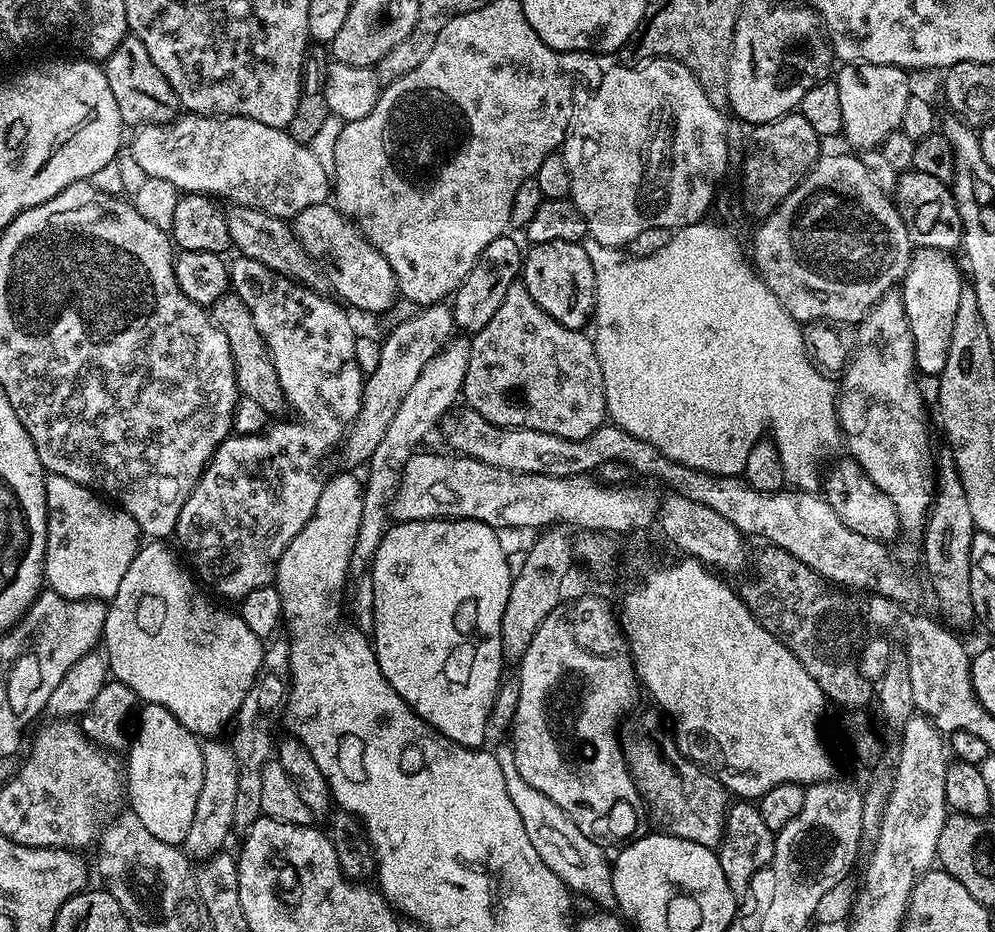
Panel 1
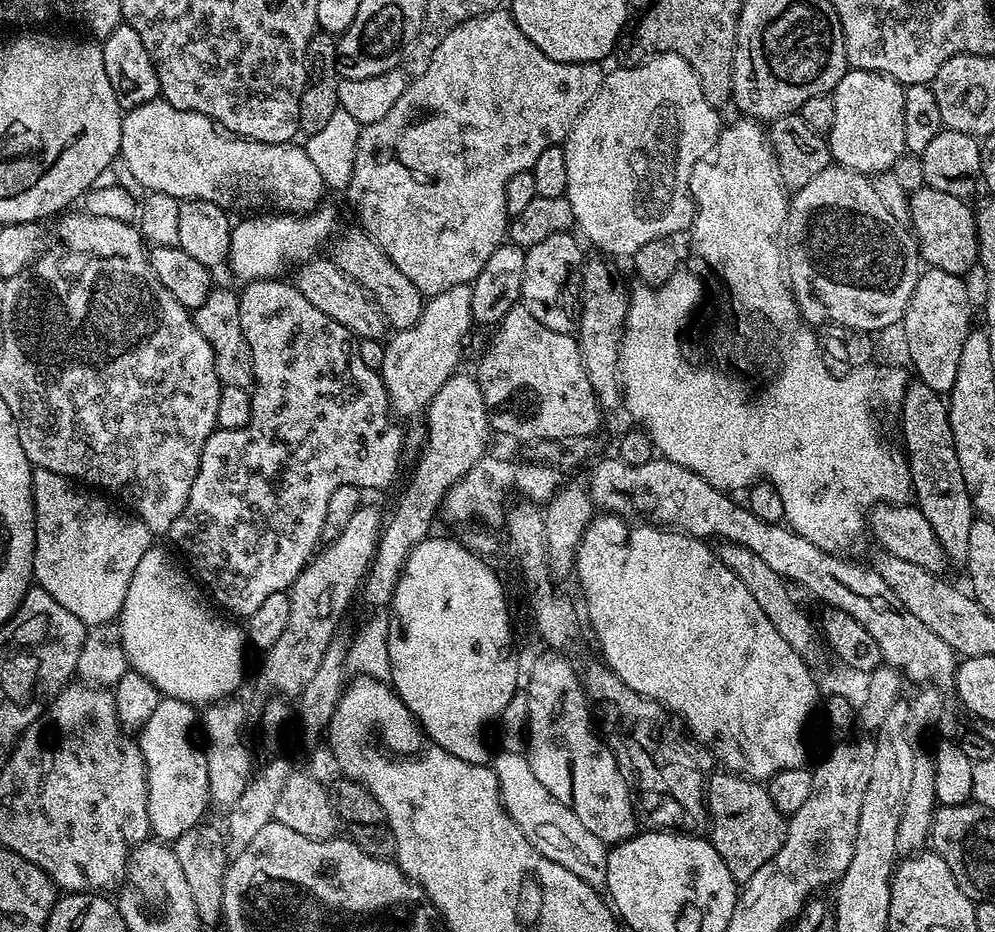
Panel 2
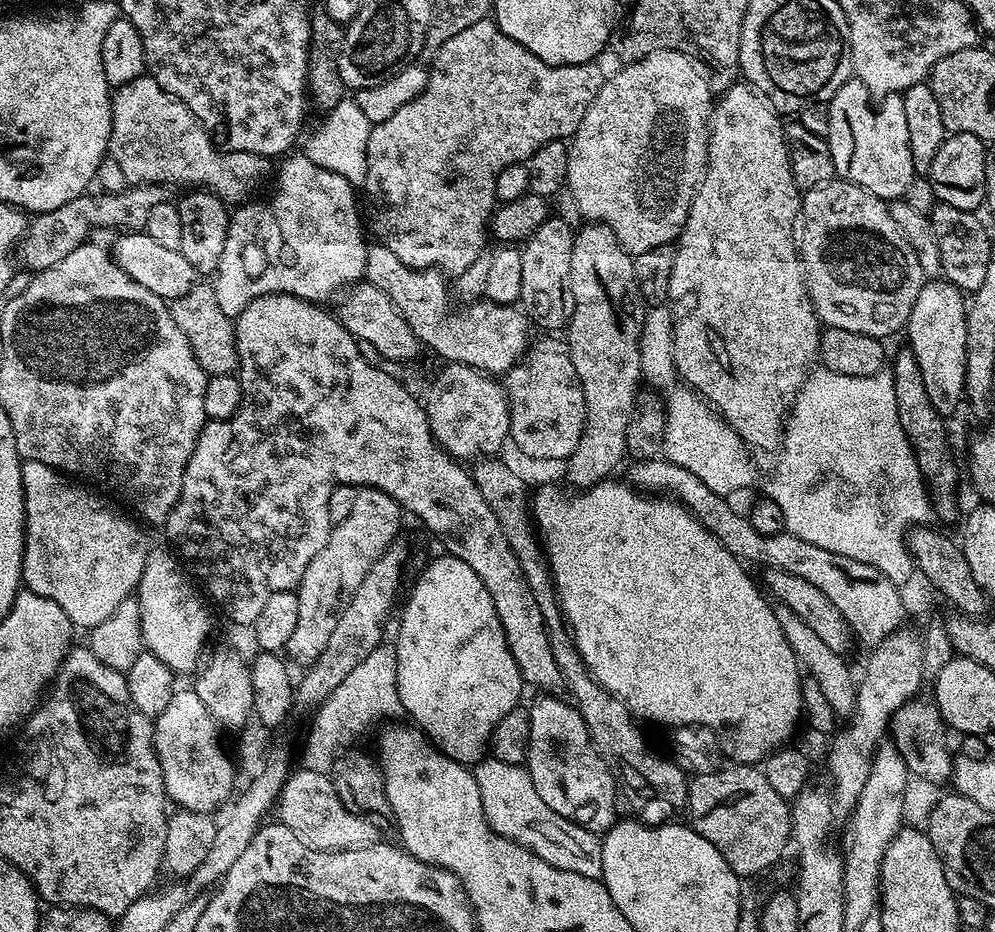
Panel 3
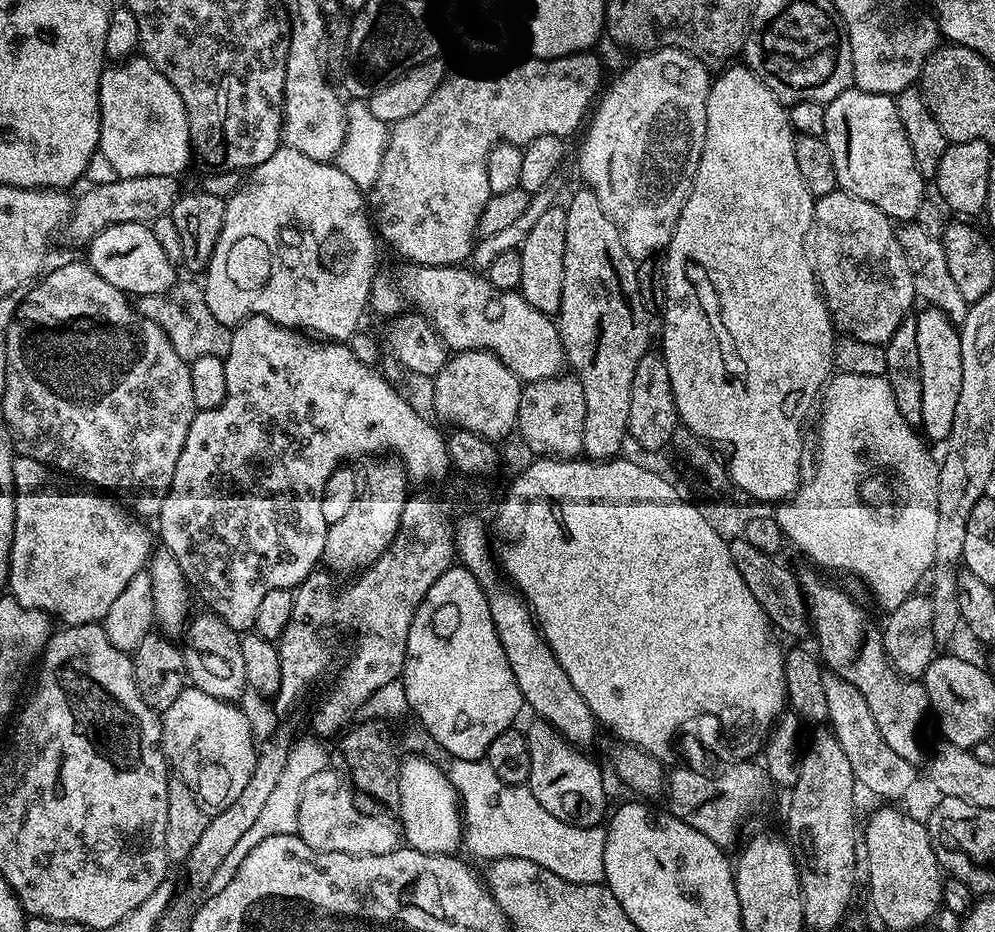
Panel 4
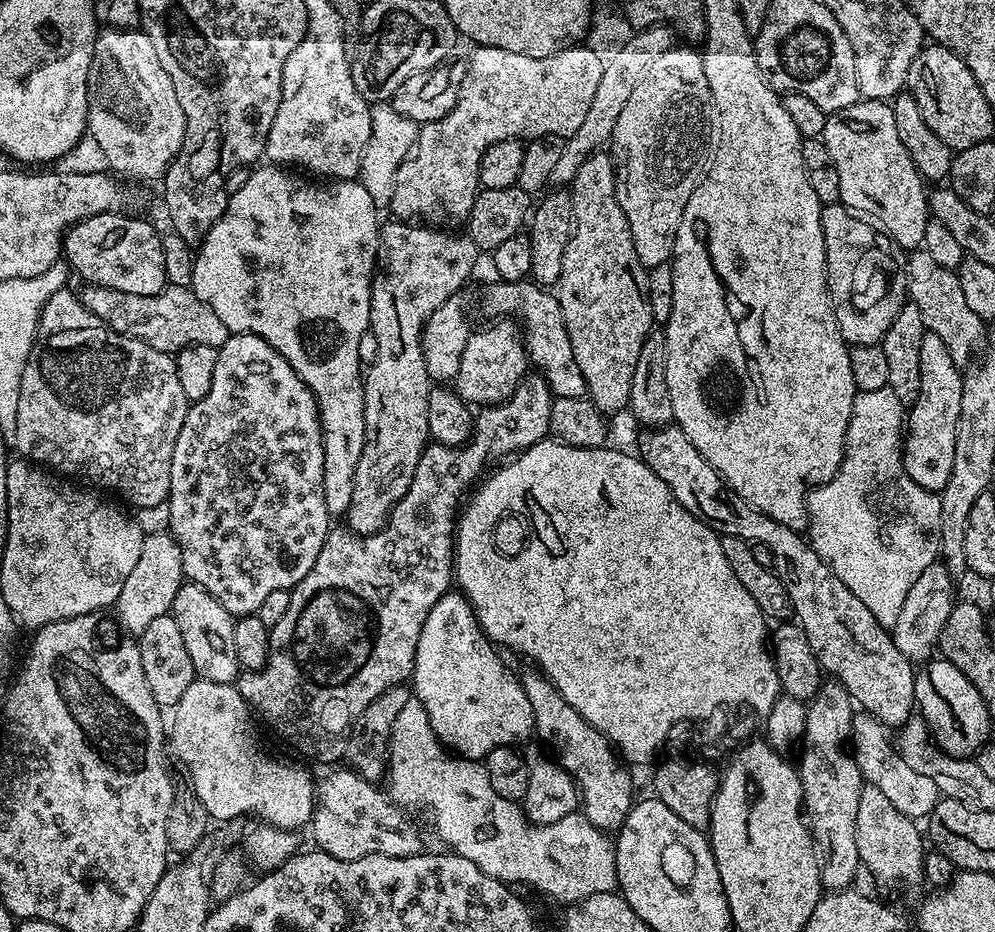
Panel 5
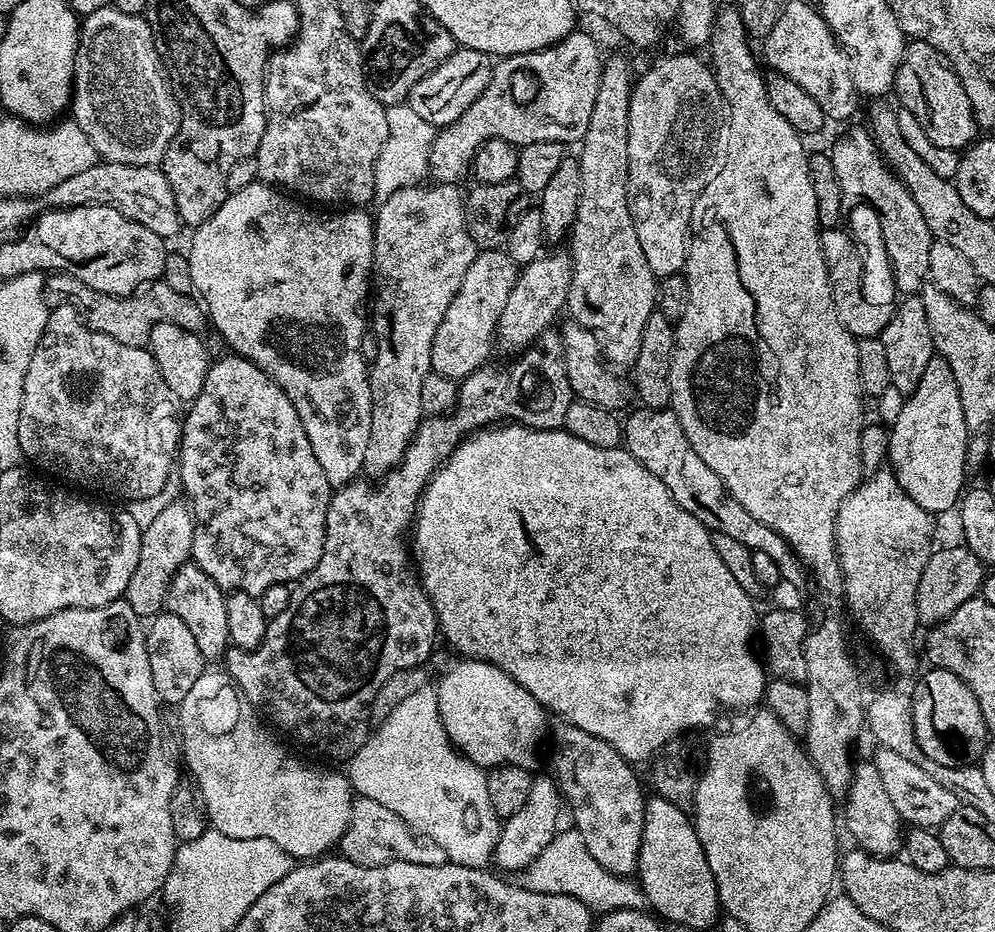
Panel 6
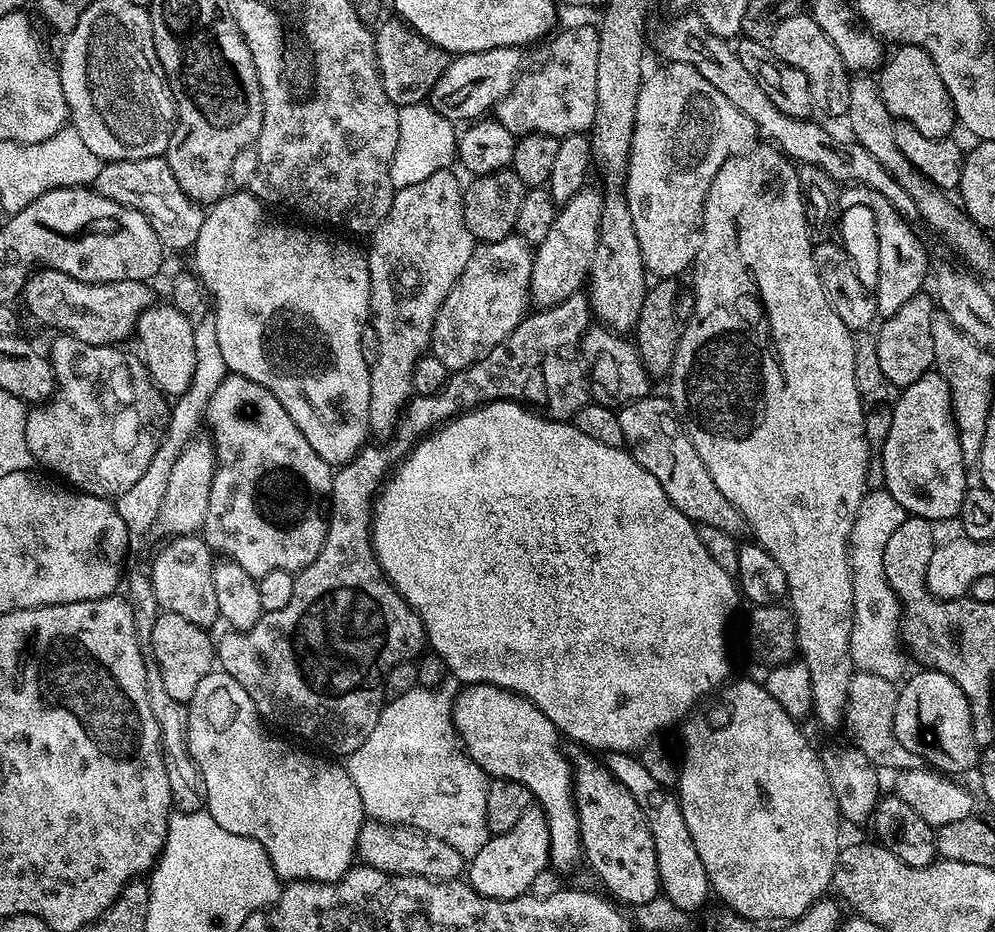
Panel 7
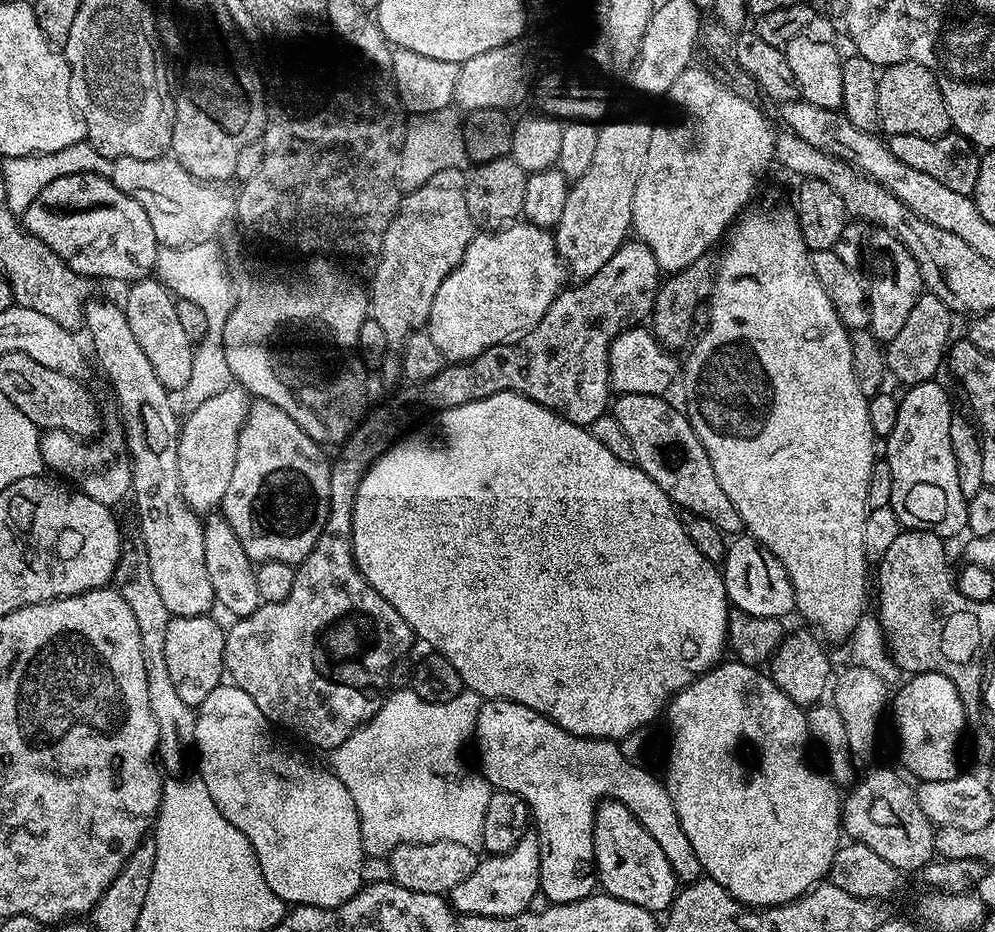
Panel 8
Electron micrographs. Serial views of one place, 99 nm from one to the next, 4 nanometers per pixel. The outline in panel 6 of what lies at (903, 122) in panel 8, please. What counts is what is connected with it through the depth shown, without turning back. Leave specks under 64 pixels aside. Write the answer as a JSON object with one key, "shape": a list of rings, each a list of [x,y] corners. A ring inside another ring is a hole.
{"shape":[[[909,39],[905,43],[902,62],[898,62],[896,71],[894,96],[900,99],[899,107],[903,111],[918,118],[922,130],[926,130],[926,138],[930,138],[934,146],[963,150],[977,139],[978,125],[972,113],[970,98],[966,98],[966,90],[962,90],[962,82],[940,53],[926,42]]]}

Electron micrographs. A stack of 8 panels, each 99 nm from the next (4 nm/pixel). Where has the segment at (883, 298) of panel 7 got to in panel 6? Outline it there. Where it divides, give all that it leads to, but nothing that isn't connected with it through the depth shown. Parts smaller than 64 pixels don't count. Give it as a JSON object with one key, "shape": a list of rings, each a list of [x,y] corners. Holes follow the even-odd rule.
{"shape":[[[860,126],[842,133],[836,145],[830,148],[830,155],[845,201],[869,204],[877,211],[897,293],[919,293],[929,279],[929,253],[934,237],[926,226],[926,218],[922,218],[922,210],[918,210],[918,202],[910,198],[910,190],[902,186],[899,178],[884,163],[867,127]]]}

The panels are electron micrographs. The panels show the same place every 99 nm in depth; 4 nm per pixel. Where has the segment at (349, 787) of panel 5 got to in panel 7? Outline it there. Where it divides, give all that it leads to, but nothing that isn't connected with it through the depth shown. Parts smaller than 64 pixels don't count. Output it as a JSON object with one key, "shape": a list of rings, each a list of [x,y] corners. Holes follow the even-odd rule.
{"shape":[[[366,822],[358,834],[356,850],[367,867],[389,872],[392,876],[425,876],[428,880],[454,880],[465,871],[466,860],[442,838],[426,834],[411,826],[393,826],[379,822]]]}

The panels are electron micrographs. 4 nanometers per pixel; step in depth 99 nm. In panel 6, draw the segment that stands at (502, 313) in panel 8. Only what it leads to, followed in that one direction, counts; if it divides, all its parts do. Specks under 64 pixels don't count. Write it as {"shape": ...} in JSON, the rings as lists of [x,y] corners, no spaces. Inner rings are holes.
{"shape":[[[500,248],[477,251],[474,262],[470,262],[470,270],[466,270],[466,278],[462,278],[462,286],[458,286],[458,294],[444,312],[438,334],[434,334],[433,372],[459,382],[484,365],[489,359],[488,351],[494,348],[498,318],[506,307],[506,298],[510,298],[510,290],[517,275],[518,265],[509,258],[507,252]]]}

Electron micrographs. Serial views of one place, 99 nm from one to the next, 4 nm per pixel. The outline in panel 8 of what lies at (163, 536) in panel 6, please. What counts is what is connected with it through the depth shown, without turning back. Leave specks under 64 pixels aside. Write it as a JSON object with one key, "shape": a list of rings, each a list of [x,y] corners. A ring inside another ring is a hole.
{"shape":[[[233,386],[203,402],[180,425],[178,482],[182,486],[182,498],[186,498],[197,514],[208,514],[219,509],[226,486],[230,486],[240,425],[249,404],[249,393],[239,386]]]}

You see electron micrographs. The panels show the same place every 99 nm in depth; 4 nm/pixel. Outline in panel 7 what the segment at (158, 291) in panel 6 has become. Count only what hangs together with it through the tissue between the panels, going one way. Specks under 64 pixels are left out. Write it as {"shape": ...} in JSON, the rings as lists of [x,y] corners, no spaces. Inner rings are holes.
{"shape":[[[53,268],[33,271],[24,283],[22,301],[28,312],[44,324],[57,324],[61,333],[87,344],[124,342],[133,335],[140,315],[154,303],[151,283],[142,280],[119,280],[113,284],[91,284]]]}

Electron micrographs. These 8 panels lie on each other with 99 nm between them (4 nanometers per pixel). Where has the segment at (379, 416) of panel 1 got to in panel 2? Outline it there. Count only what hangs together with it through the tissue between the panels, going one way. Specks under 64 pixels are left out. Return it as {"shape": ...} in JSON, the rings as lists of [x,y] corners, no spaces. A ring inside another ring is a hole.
{"shape":[[[459,284],[429,297],[418,322],[412,327],[399,329],[385,343],[379,373],[387,388],[389,409],[397,417],[406,418],[425,411],[434,394],[457,373],[466,332],[474,324],[470,310],[471,293],[471,285]]]}

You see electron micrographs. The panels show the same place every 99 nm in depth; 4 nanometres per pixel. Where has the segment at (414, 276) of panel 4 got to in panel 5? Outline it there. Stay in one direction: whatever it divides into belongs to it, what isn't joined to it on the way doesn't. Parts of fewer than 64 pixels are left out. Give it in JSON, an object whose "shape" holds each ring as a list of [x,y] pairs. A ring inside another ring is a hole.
{"shape":[[[520,280],[516,284],[495,283],[484,292],[484,312],[492,316],[488,318],[515,318],[519,321],[531,367],[548,381],[553,397],[585,399],[588,395],[586,378],[582,378],[582,370],[578,370],[578,362],[574,362],[574,346],[570,346],[570,334],[566,334],[559,295],[552,293],[551,296],[548,293],[551,291],[528,280]]]}

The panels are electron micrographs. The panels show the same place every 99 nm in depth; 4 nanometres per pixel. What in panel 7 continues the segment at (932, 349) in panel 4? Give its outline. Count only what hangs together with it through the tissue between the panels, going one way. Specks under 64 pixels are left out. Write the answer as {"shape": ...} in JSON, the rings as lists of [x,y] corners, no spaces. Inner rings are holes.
{"shape":[[[938,371],[922,374],[918,382],[899,393],[896,404],[891,405],[892,421],[890,434],[886,434],[886,442],[882,449],[884,455],[884,484],[883,487],[904,507],[909,517],[937,522],[936,520],[955,521],[960,515],[962,498],[970,487],[970,481],[964,471],[964,455],[958,442],[956,419],[952,413],[952,395],[946,378]]]}

